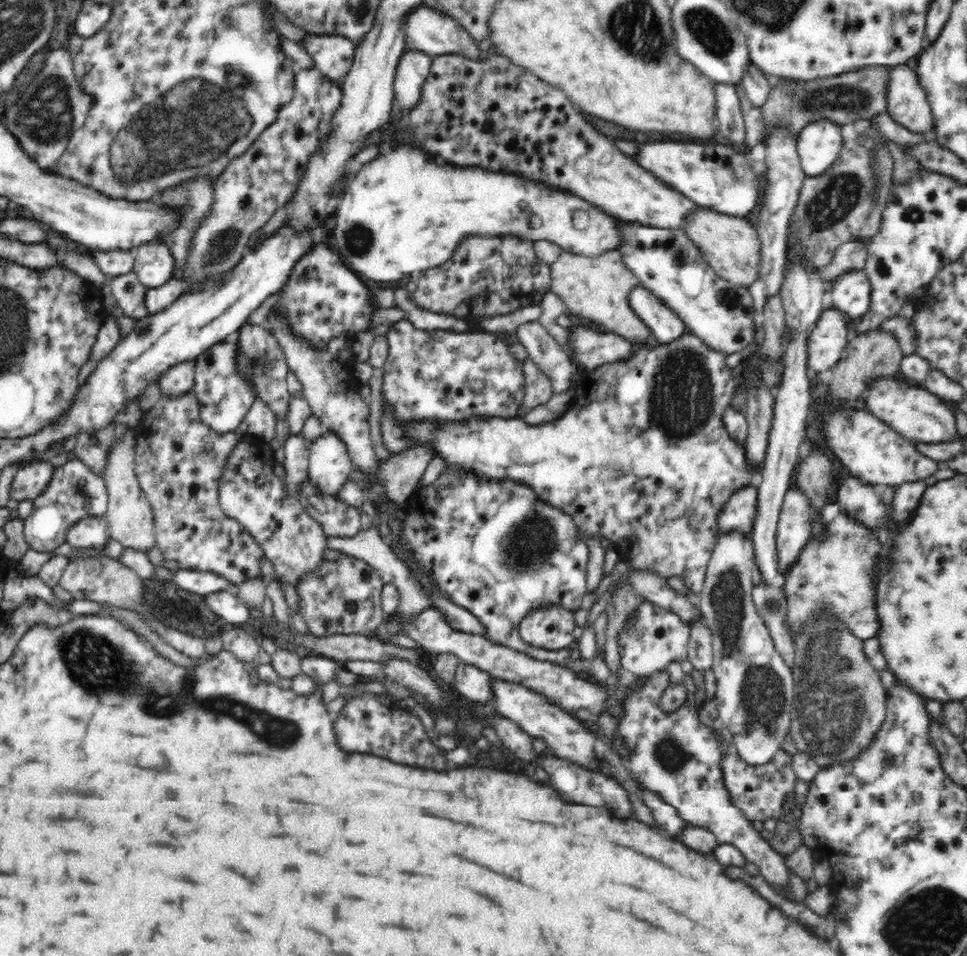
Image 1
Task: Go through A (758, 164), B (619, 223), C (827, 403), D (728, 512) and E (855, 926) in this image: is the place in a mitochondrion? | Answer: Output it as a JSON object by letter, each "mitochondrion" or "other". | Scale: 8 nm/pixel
{"A":"other","B":"other","C":"other","D":"other","E":"other"}

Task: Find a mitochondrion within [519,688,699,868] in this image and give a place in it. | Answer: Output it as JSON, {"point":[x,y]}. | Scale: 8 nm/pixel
{"point":[669,751]}

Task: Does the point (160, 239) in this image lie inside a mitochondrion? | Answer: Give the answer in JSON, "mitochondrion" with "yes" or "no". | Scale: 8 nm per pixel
{"mitochondrion":"no"}

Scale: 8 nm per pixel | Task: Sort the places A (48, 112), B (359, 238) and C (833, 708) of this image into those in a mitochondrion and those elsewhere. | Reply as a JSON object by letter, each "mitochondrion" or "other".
{"A":"mitochondrion","B":"mitochondrion","C":"mitochondrion"}

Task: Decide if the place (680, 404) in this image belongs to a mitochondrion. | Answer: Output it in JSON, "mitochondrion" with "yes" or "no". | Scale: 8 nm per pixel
{"mitochondrion":"yes"}

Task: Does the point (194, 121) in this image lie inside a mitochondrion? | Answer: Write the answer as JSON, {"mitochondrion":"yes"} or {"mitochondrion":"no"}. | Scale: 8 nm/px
{"mitochondrion":"yes"}

